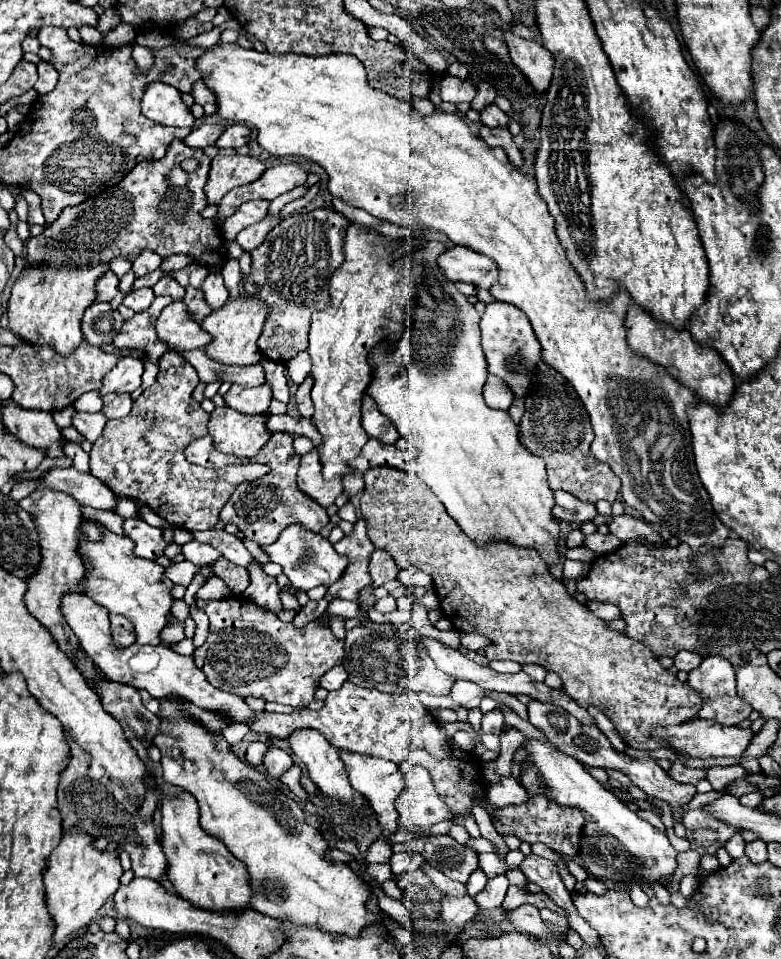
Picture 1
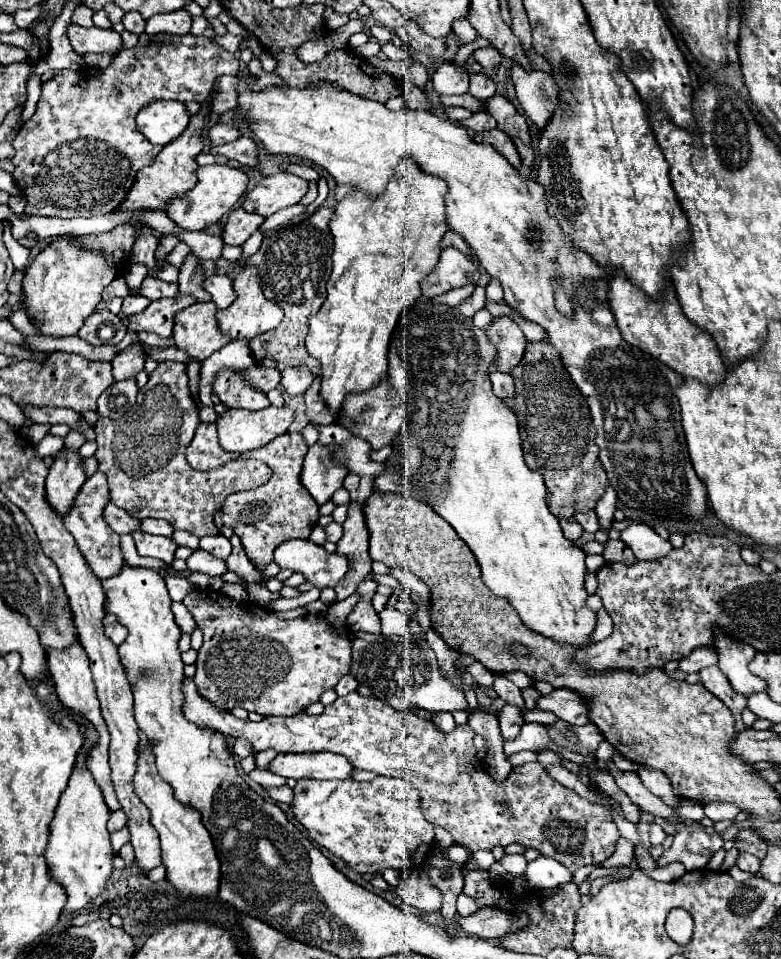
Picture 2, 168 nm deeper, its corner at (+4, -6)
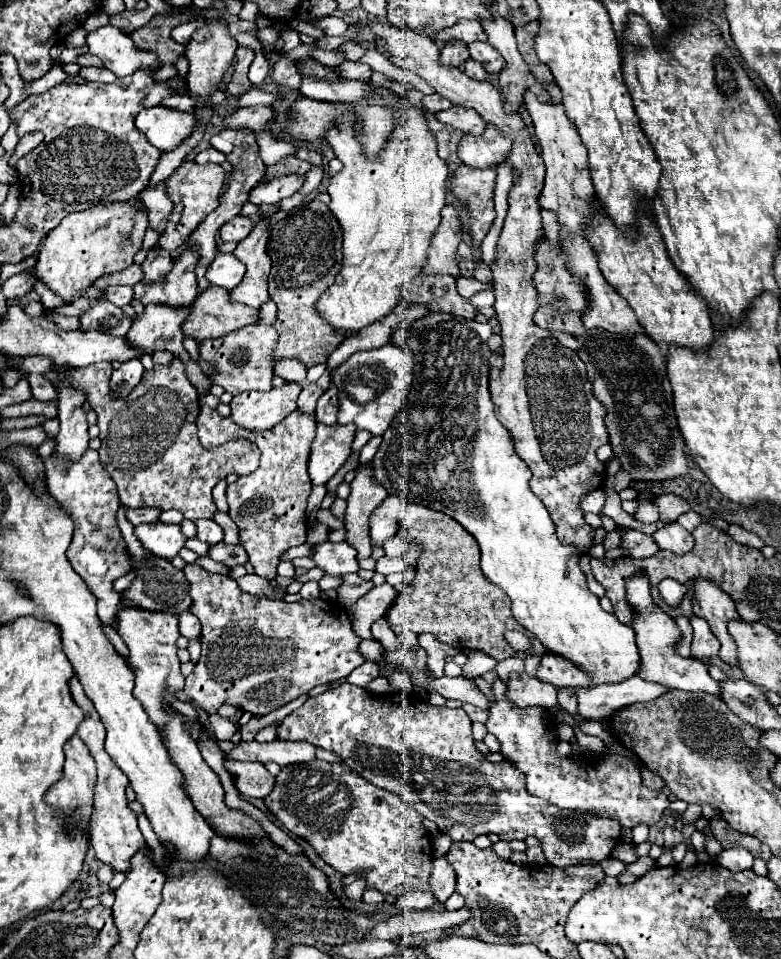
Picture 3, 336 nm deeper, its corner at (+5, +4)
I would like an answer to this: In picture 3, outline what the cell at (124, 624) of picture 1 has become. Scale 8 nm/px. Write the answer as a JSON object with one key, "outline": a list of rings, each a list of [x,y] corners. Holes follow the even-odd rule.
{"outline":[[[88,450],[86,458],[70,466],[70,470],[54,466],[50,462],[50,456],[44,462],[48,490],[74,522],[74,536],[68,548],[68,560],[72,562],[72,568],[80,574],[80,578],[88,584],[92,594],[98,598],[98,618],[110,626],[114,624],[120,606],[120,594],[112,590],[112,582],[128,574],[130,570],[130,554],[116,524],[116,512],[120,508],[118,490],[110,474],[106,474],[106,468],[100,464],[96,450]]]}

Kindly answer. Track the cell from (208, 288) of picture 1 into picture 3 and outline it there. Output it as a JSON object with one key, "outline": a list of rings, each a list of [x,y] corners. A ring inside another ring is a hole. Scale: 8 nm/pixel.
{"outline":[[[218,252],[214,262],[208,266],[206,278],[210,284],[232,290],[234,286],[238,286],[238,282],[242,282],[244,278],[244,266],[242,262],[238,262],[232,254],[222,254]]]}

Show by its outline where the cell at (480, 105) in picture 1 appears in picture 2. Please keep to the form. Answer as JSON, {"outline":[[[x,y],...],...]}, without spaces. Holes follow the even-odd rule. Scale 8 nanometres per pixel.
{"outline":[[[481,72],[471,74],[469,94],[475,96],[477,100],[487,100],[487,98],[491,98],[495,94],[495,82],[489,76],[481,74]]]}

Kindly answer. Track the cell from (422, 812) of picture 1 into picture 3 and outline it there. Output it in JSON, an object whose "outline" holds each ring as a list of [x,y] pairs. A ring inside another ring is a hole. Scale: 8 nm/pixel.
{"outline":[[[318,760],[310,762],[310,766],[286,766],[276,776],[276,786],[264,802],[292,834],[310,842],[322,860],[338,872],[348,876],[354,870],[366,870],[366,884],[384,894],[390,892],[400,896],[408,890],[430,892],[428,878],[432,870],[432,844],[428,830],[422,826],[422,816],[412,806],[402,802],[396,792],[374,786],[354,770],[348,770],[346,764],[334,766]]]}

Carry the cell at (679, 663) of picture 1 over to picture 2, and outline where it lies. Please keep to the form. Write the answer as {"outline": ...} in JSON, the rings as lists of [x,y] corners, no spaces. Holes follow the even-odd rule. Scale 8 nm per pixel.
{"outline":[[[697,648],[679,662],[679,668],[683,672],[691,674],[691,672],[699,672],[703,668],[709,668],[713,664],[717,664],[717,650],[715,648]]]}

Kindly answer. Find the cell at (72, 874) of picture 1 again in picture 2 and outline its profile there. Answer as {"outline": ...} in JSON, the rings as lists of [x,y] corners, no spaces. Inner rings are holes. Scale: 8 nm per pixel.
{"outline":[[[73,768],[69,784],[61,794],[55,816],[49,824],[49,840],[45,852],[51,876],[67,890],[67,904],[63,910],[65,914],[75,914],[85,908],[99,892],[103,892],[113,872],[113,848],[107,832],[109,814],[111,812],[91,772],[85,768]]]}

